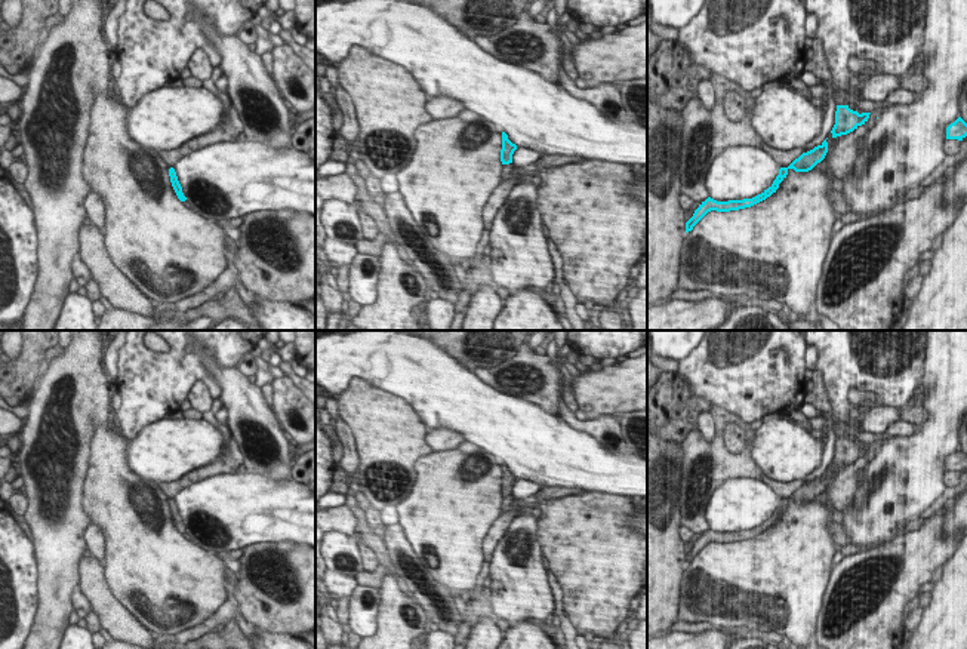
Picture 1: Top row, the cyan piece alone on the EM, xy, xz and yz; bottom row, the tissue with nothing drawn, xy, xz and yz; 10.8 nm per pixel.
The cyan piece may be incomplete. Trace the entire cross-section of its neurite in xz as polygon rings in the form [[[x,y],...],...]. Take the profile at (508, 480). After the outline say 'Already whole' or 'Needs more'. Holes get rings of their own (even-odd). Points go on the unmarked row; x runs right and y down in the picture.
[[[502,464],[502,482],[501,482],[502,496],[512,495],[512,486],[515,482],[517,482],[517,477],[508,471],[508,467],[505,464]]]. Already whole.

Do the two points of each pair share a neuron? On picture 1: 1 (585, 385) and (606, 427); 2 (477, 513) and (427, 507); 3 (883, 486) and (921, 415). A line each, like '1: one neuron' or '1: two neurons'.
1: two neurons
2: one neuron
3: two neurons

